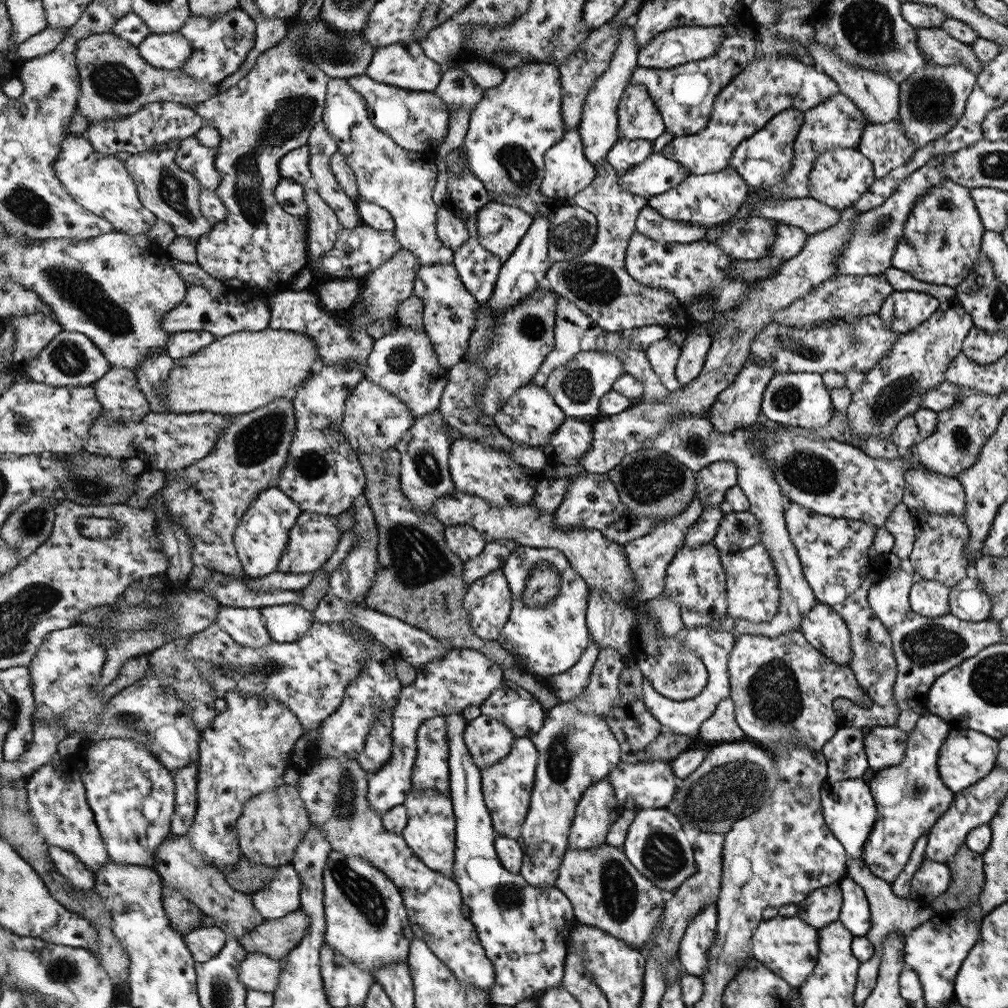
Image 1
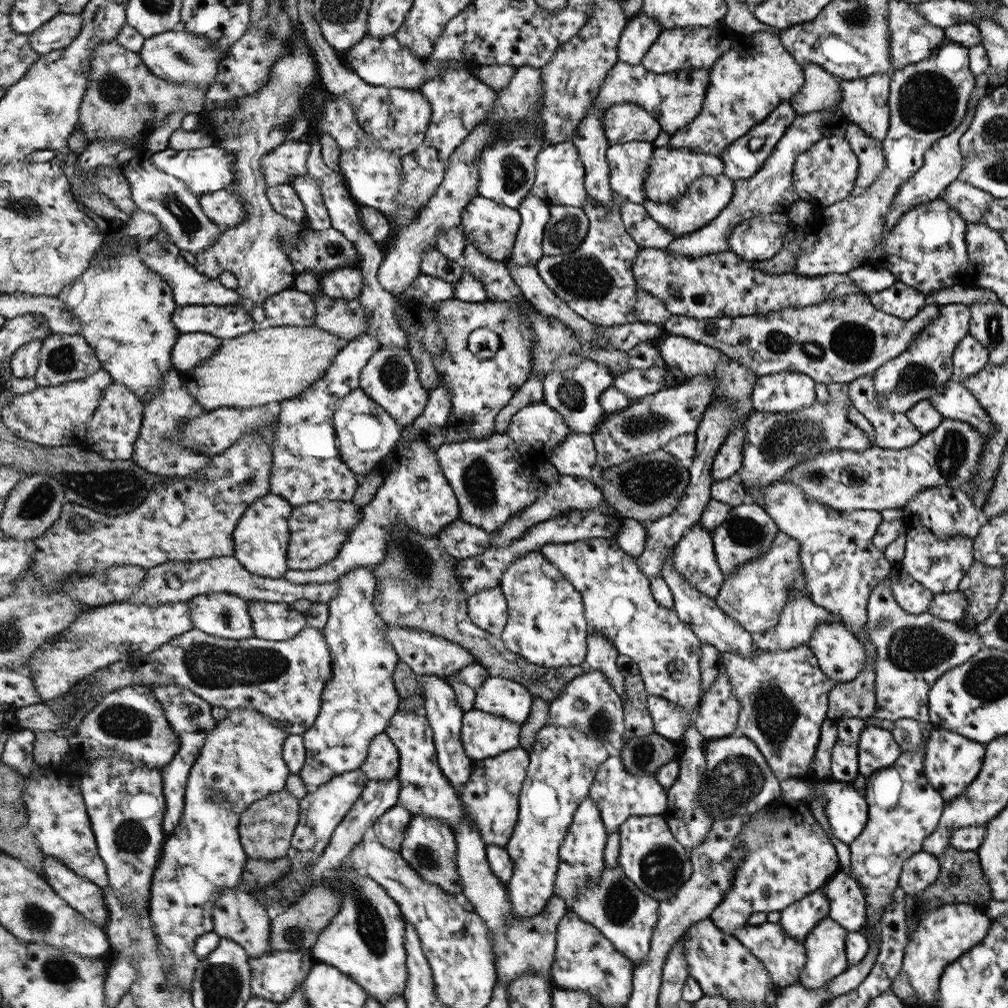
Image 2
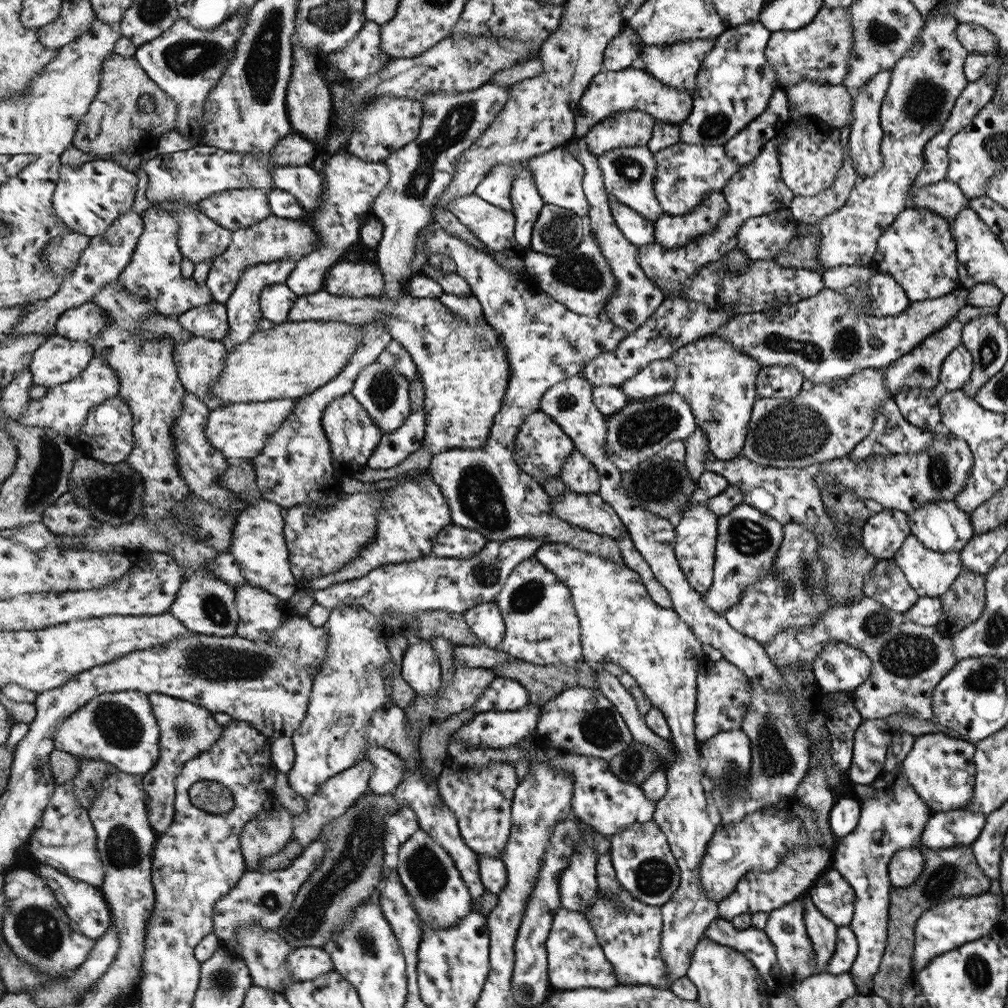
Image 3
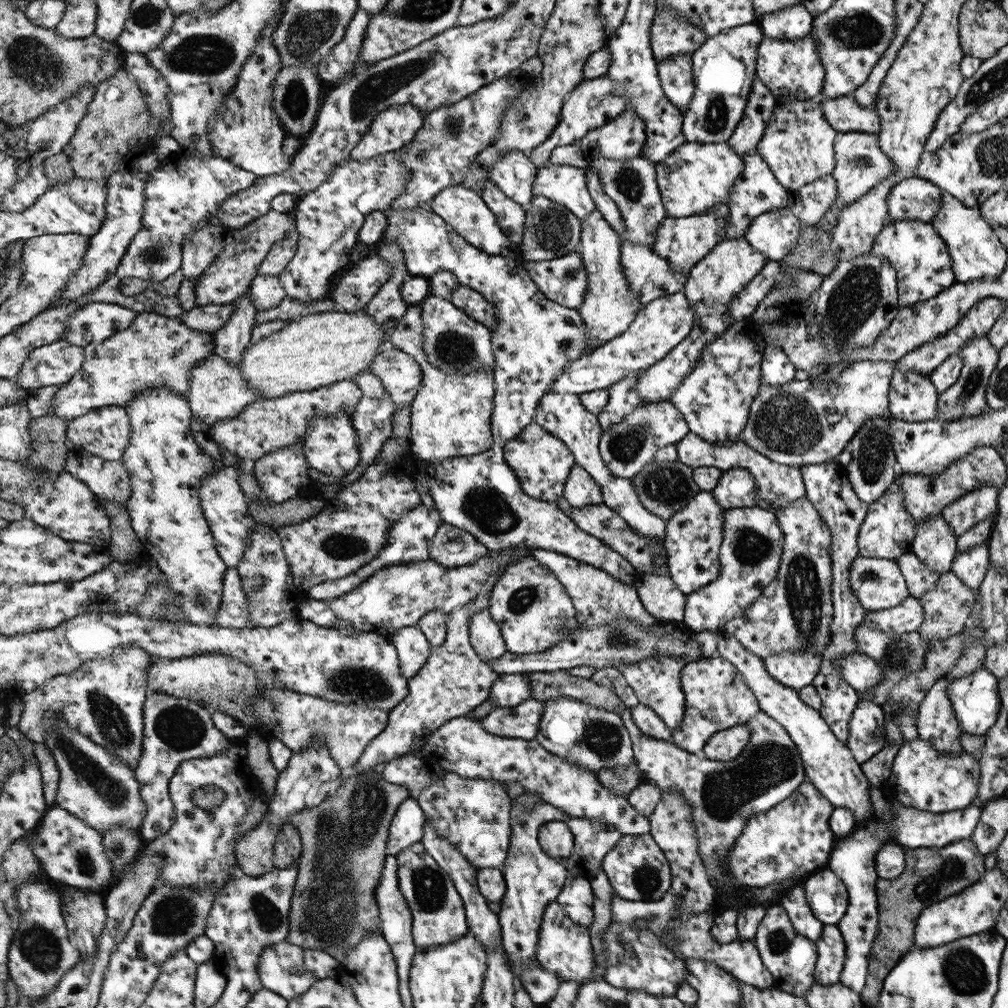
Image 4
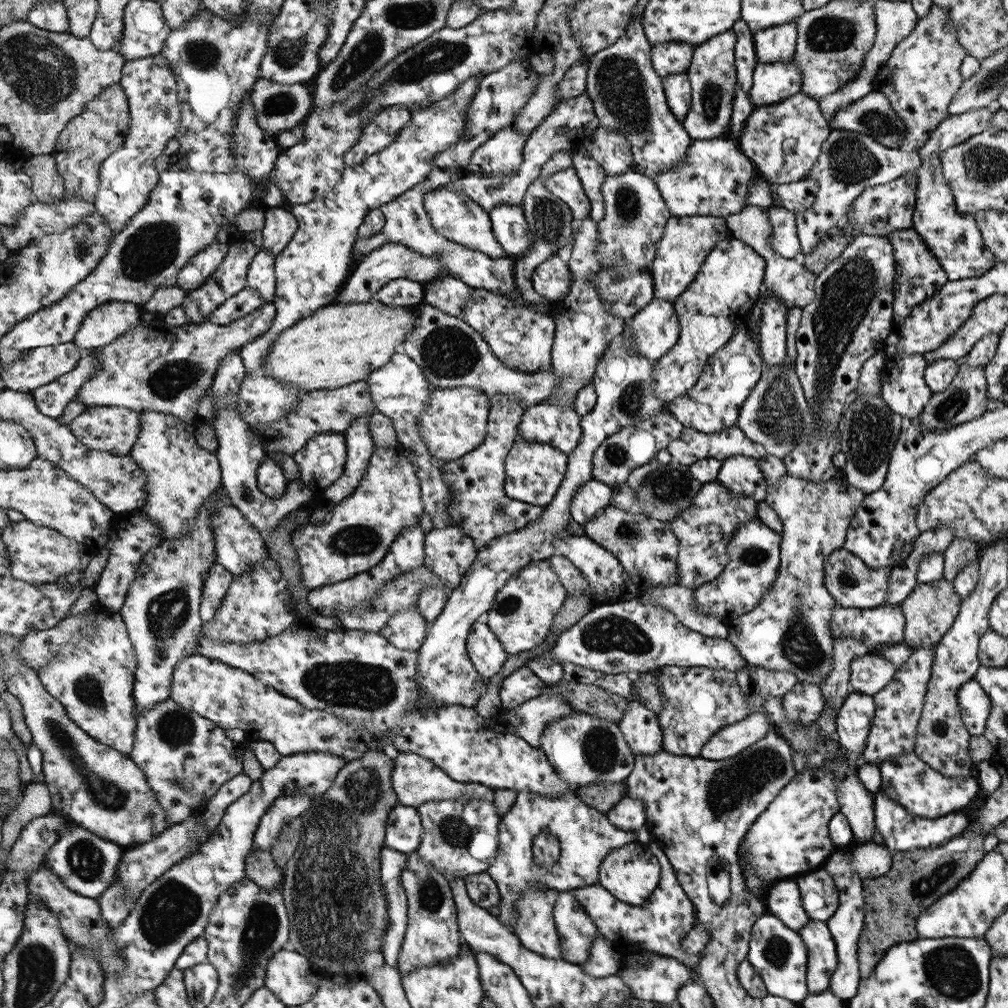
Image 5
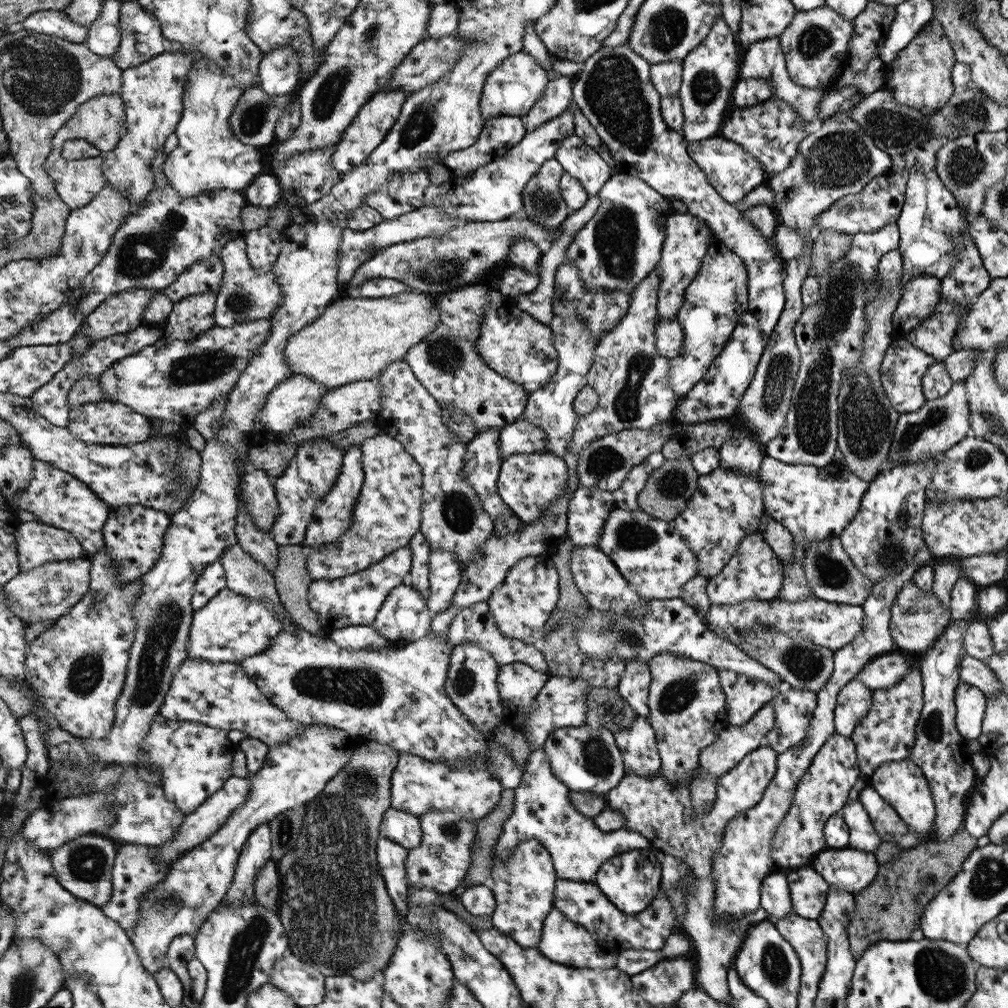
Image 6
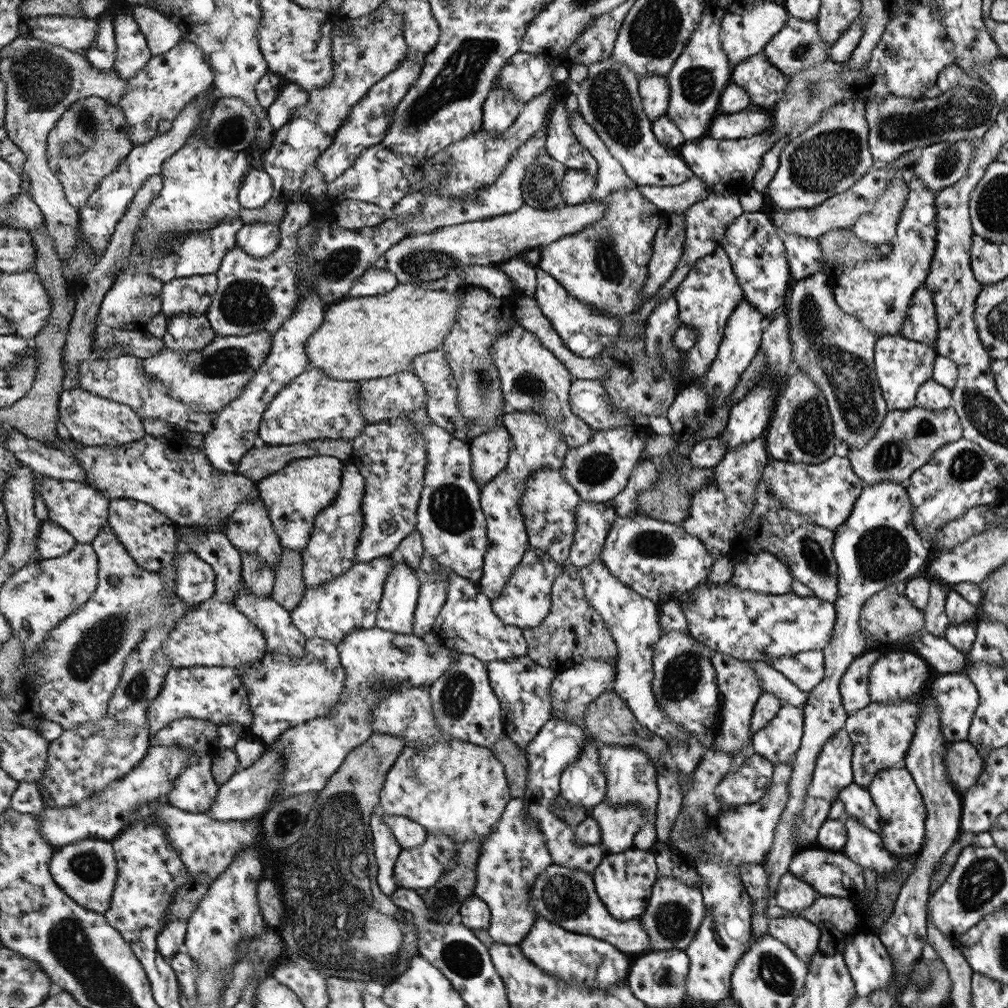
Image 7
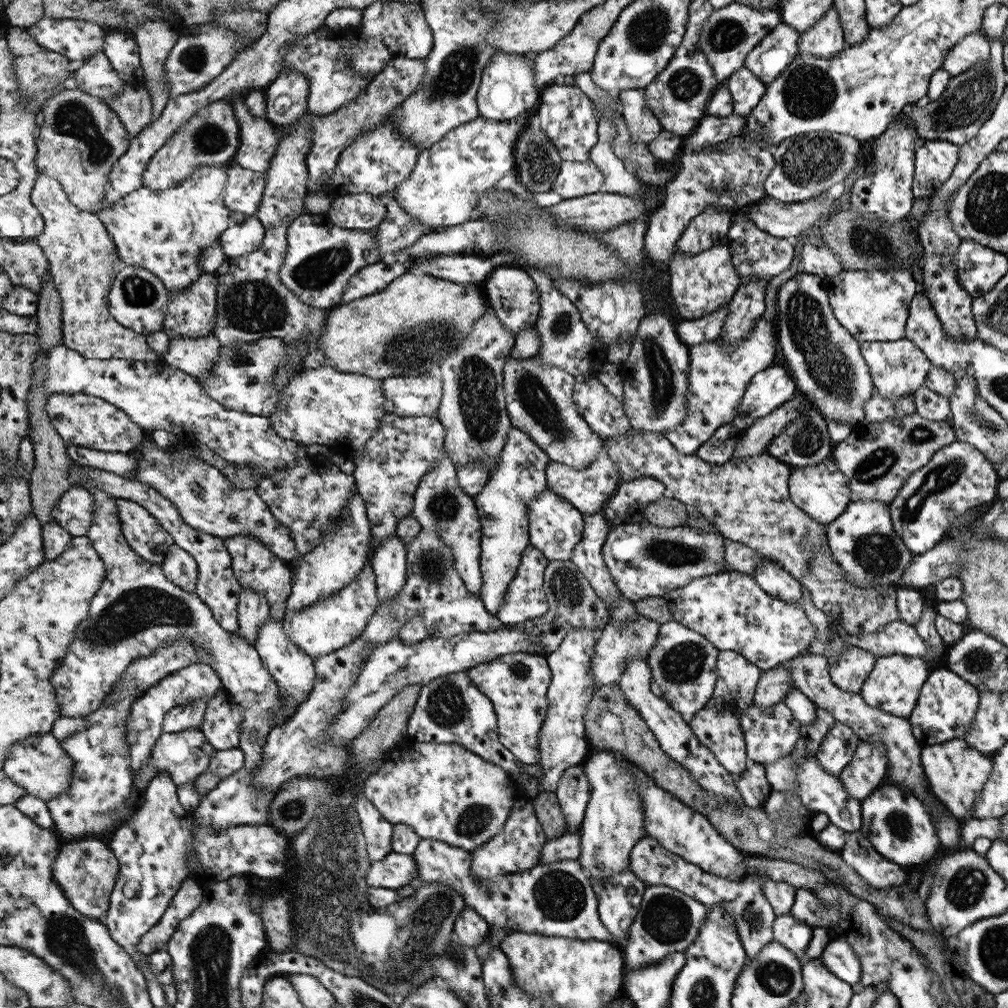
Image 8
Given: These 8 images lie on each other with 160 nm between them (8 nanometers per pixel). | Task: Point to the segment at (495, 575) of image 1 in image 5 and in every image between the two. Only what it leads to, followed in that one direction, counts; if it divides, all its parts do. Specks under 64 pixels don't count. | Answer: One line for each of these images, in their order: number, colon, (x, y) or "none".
2: (488, 609)
3: (486, 620)
4: (486, 636)
5: (489, 655)

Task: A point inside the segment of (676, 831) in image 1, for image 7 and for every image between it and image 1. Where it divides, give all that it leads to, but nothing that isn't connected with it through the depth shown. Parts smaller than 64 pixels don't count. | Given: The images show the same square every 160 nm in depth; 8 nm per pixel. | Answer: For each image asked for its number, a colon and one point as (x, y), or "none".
2: (657, 862)
3: (644, 863)
4: (638, 870)
5: (632, 873)
6: (632, 880)
7: (624, 881)

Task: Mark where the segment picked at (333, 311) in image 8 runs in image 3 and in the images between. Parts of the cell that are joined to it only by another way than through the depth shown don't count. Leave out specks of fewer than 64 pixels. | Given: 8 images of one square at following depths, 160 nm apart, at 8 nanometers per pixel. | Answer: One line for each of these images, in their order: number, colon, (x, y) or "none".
3: (293, 359)
4: (311, 352)
5: (341, 344)
6: (357, 338)
7: (364, 338)

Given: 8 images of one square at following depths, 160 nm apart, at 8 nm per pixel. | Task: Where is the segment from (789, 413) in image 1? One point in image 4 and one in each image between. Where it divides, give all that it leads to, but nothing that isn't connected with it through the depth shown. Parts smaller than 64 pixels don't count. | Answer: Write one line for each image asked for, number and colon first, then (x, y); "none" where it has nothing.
2: (793, 391)
3: (781, 381)
4: (777, 369)

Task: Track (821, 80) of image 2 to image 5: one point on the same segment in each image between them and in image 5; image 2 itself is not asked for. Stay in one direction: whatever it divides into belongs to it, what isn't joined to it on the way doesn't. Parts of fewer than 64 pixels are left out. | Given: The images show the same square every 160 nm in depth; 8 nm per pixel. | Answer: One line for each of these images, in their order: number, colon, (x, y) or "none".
3: (833, 105)
4: (845, 115)
5: (873, 115)

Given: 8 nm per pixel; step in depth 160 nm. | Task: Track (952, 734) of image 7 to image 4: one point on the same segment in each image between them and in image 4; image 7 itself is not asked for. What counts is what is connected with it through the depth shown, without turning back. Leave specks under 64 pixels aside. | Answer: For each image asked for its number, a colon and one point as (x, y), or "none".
4: (976, 698)
5: (975, 704)
6: (971, 703)

